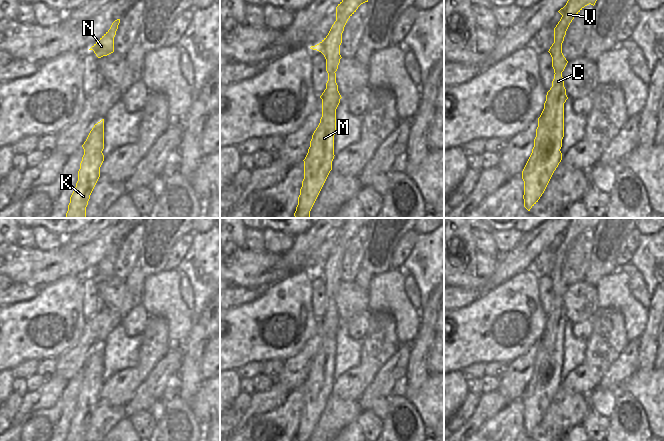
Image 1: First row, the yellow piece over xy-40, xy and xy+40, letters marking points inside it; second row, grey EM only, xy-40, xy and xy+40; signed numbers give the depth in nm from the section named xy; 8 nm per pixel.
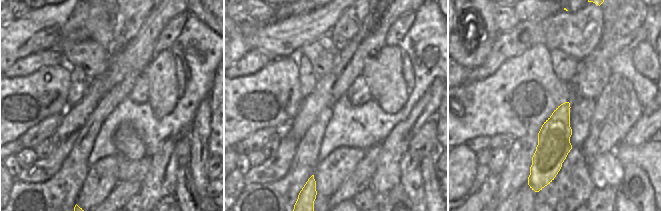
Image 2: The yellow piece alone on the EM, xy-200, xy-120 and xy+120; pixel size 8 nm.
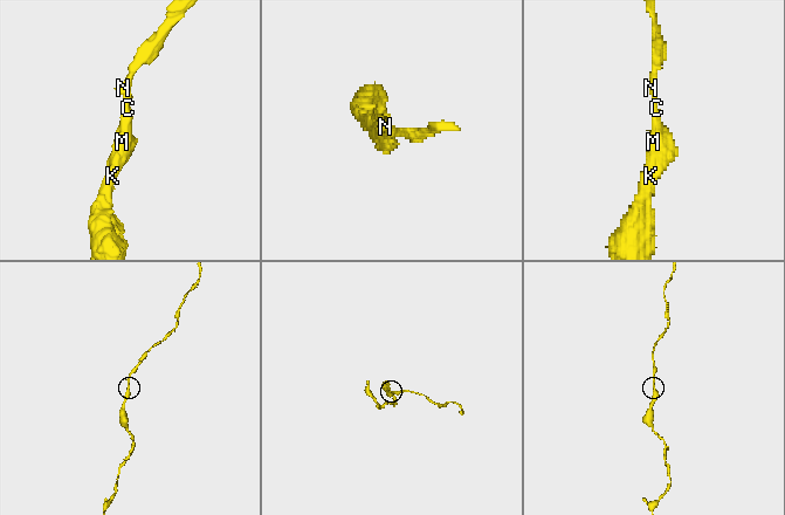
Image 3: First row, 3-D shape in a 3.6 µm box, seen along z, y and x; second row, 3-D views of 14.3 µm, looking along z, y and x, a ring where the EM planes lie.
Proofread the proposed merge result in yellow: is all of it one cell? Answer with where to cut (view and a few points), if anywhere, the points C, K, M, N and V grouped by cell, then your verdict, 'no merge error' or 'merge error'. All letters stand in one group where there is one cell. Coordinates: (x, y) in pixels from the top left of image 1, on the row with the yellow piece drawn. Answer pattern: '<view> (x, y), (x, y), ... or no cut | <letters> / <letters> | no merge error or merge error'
no cut | C K M N V | no merge error

